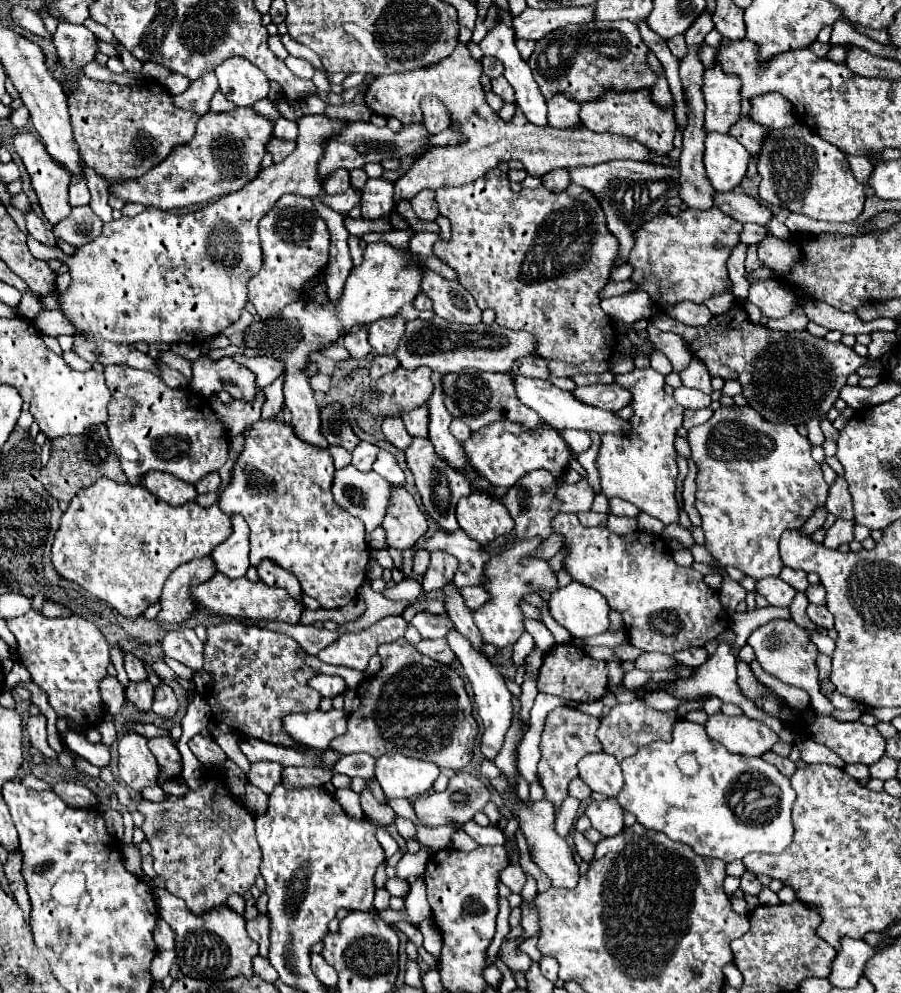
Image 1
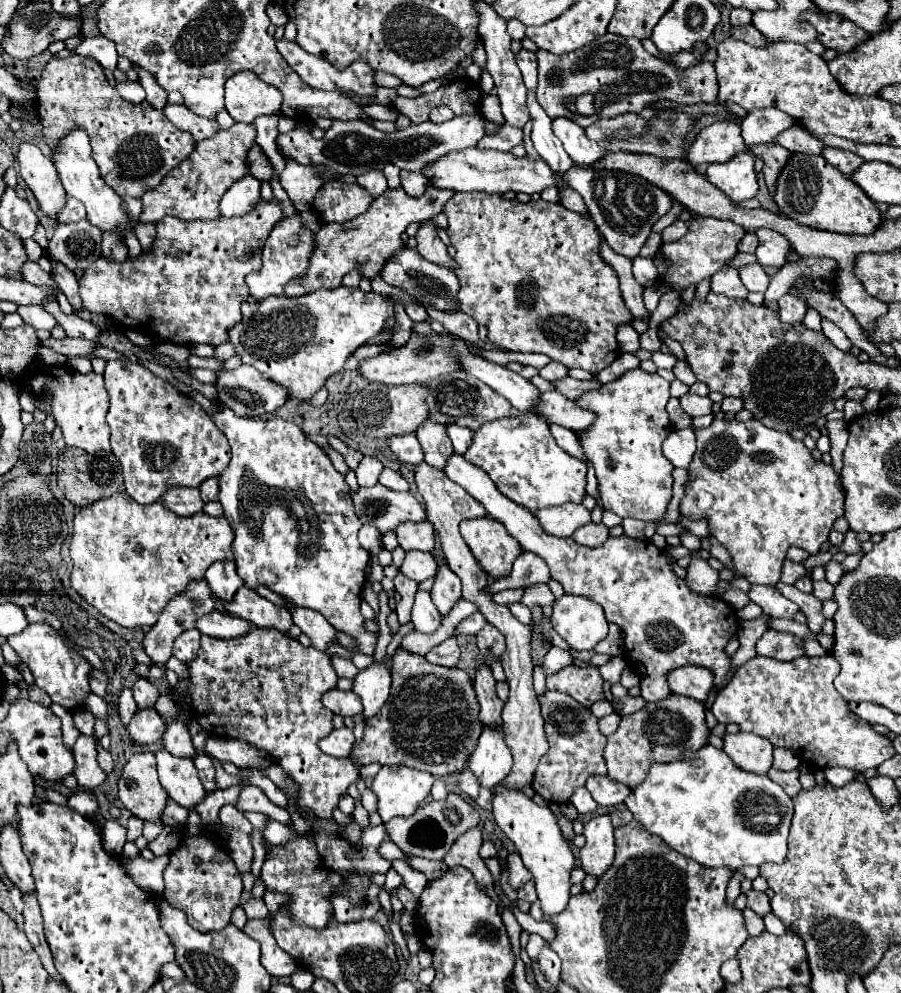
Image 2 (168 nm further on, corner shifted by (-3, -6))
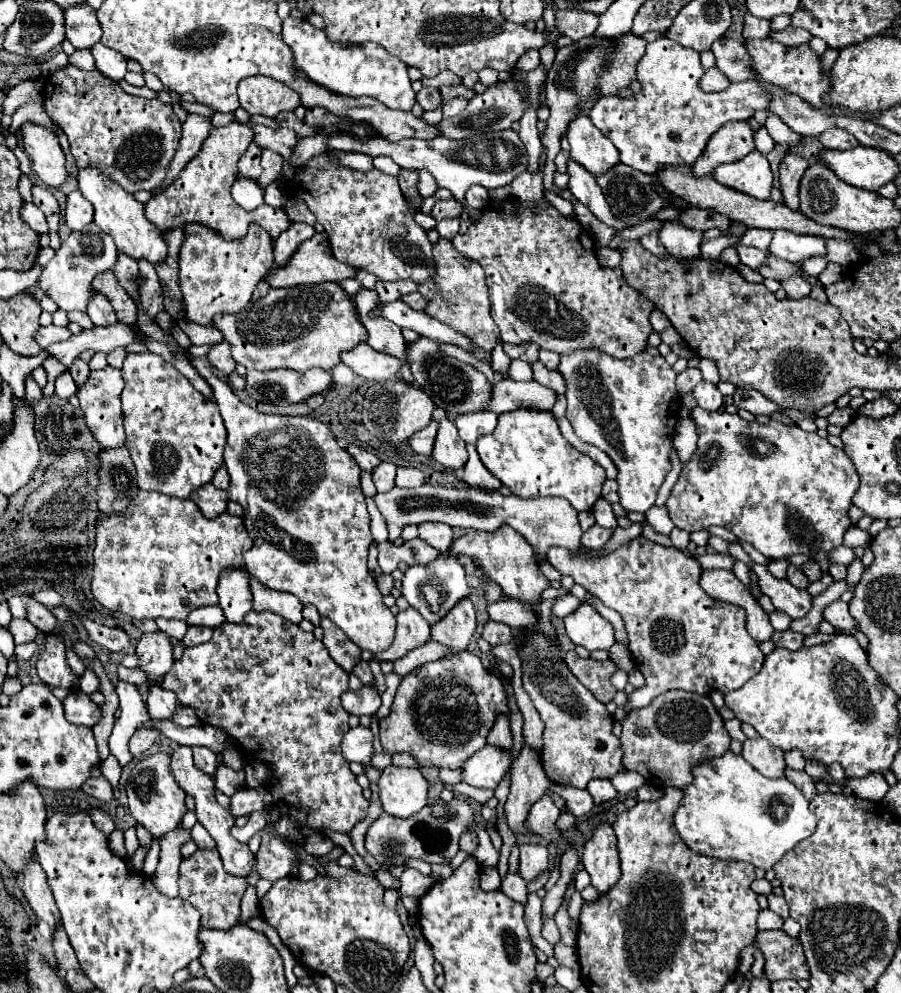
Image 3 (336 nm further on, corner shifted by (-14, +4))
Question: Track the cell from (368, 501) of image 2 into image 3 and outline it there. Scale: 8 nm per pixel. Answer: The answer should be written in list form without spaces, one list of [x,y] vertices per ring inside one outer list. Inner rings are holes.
[[[421,485],[419,489],[401,489],[393,487],[387,493],[375,495],[375,505],[387,521],[389,539],[395,541],[401,537],[405,525],[419,525],[425,521],[439,521],[451,527],[465,527],[465,529],[479,529],[479,531],[495,531],[497,527],[511,525],[519,531],[541,555],[547,555],[551,545],[561,545],[567,549],[579,547],[581,539],[581,525],[577,521],[575,509],[563,497],[537,497],[537,499],[521,499],[515,495],[503,497],[499,493],[483,493],[479,489],[463,489],[463,487],[433,487]]]

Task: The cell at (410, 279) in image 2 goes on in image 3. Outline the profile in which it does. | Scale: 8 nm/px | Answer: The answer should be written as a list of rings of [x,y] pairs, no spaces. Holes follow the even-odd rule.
[[[323,153],[319,157],[313,157],[305,167],[299,167],[293,179],[285,183],[285,191],[289,197],[297,197],[305,201],[307,207],[315,213],[317,221],[329,233],[333,253],[339,261],[365,269],[383,281],[411,279],[417,285],[421,285],[423,281],[435,277],[435,259],[431,253],[433,243],[427,239],[425,229],[415,225],[413,211],[407,207],[407,201],[395,177],[385,175],[377,169],[371,169],[367,173],[345,169],[345,167],[339,167],[333,159],[329,159],[327,153]]]

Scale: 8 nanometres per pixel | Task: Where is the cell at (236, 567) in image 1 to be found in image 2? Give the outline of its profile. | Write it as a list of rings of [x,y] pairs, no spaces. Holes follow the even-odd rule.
[[[216,561],[206,571],[206,583],[212,591],[212,599],[216,603],[216,611],[226,613],[224,603],[232,601],[234,593],[244,585],[244,581],[236,575],[234,561]]]

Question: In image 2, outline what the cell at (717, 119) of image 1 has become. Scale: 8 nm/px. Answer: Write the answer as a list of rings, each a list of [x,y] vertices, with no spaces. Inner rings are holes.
[[[724,121],[708,125],[696,135],[688,149],[688,161],[692,167],[726,163],[742,151],[748,151],[748,147],[744,147],[744,141],[740,139],[740,125]]]

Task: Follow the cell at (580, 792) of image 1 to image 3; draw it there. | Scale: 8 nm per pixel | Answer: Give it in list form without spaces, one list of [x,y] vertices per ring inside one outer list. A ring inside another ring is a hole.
[[[591,779],[589,785],[587,785],[587,791],[591,793],[595,805],[601,805],[601,803],[617,797],[617,791],[615,791],[615,787],[611,785],[609,779]]]

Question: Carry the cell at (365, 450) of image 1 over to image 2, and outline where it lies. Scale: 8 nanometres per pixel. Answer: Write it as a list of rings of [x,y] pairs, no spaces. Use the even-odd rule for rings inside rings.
[[[364,457],[360,467],[356,469],[356,477],[358,477],[358,485],[360,487],[372,487],[378,483],[378,477],[382,473],[382,463],[374,457]]]

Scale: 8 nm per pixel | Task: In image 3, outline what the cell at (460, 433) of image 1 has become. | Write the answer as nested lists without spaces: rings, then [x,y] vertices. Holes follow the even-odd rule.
[[[479,411],[479,413],[467,413],[463,417],[455,419],[455,425],[459,429],[459,437],[465,443],[475,443],[481,435],[487,435],[497,425],[497,415],[491,411]]]

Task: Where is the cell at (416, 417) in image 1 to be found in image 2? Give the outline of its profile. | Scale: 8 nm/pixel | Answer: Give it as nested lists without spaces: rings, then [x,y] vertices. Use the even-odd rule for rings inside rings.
[[[430,419],[424,421],[420,425],[420,429],[416,431],[416,437],[422,443],[424,449],[424,459],[428,465],[436,467],[436,469],[444,469],[444,465],[448,463],[448,459],[452,457],[452,443],[446,435],[446,427],[440,423],[432,423]]]

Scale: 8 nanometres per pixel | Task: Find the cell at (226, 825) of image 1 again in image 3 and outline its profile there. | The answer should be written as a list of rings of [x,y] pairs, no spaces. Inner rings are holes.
[[[197,849],[179,867],[179,897],[189,901],[201,913],[201,925],[209,929],[229,929],[239,923],[239,903],[247,889],[247,877],[231,877],[223,869],[217,849]]]

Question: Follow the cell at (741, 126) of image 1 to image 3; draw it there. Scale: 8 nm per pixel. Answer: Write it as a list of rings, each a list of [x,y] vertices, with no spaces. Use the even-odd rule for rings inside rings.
[[[787,153],[781,161],[779,181],[781,181],[781,193],[785,199],[785,205],[789,209],[799,209],[799,179],[803,177],[807,167],[809,163],[797,153]]]

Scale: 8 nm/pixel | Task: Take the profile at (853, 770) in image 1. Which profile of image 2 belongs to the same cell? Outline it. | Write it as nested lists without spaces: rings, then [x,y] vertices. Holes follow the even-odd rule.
[[[840,767],[824,769],[824,779],[826,779],[832,787],[844,787],[844,785],[850,783],[854,777],[856,777],[856,771],[848,771],[848,769],[840,769]]]

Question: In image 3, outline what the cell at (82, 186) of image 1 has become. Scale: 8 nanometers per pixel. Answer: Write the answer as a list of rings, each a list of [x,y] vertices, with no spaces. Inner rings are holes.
[[[73,191],[67,195],[65,221],[69,229],[75,229],[75,231],[81,231],[87,223],[93,221],[93,205],[79,191]]]

